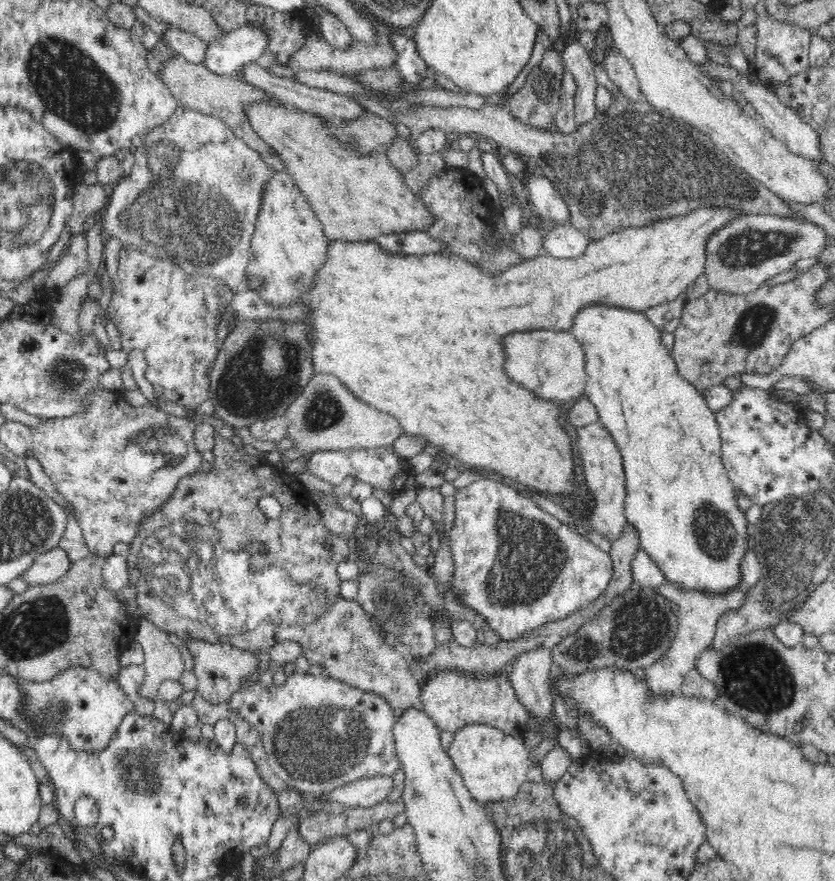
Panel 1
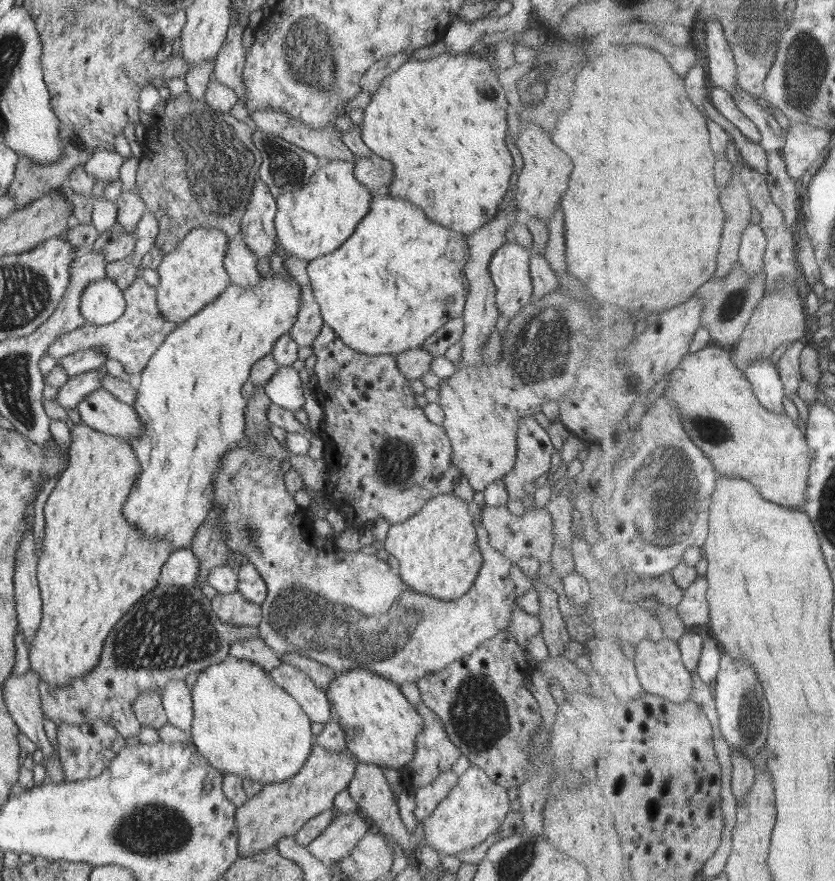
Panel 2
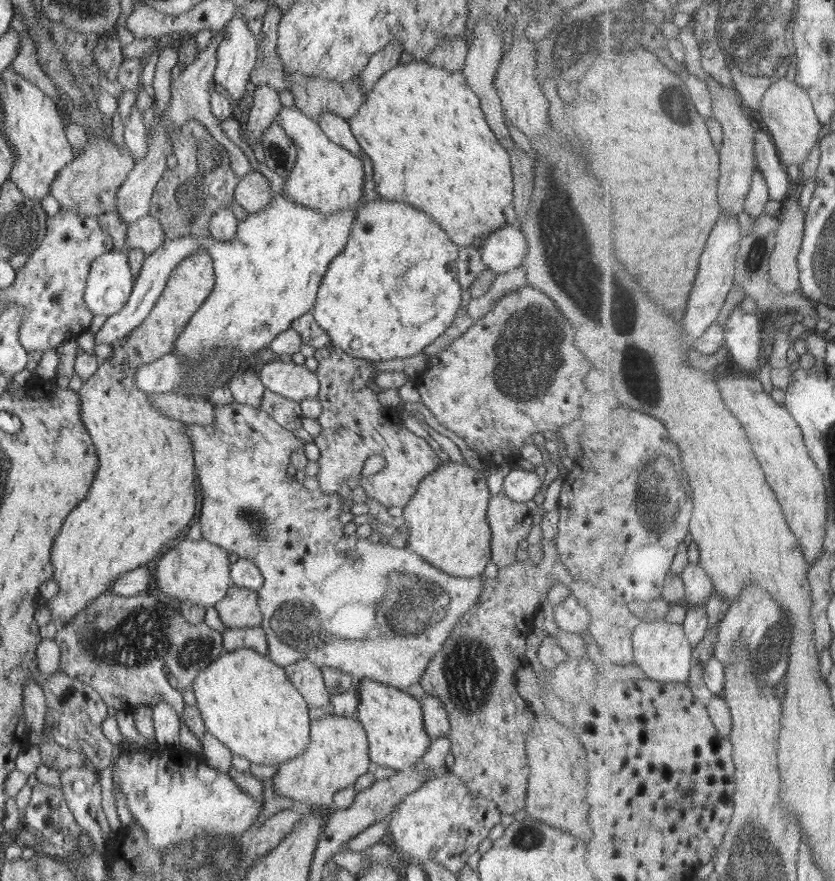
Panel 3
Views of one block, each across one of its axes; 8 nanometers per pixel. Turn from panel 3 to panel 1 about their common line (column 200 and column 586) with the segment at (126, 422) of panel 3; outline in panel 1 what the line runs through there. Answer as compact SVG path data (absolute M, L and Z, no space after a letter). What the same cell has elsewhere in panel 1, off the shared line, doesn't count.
M707 207L696 209L684 216L672 216L672 218L661 219L660 222L650 223L648 226L628 227L626 230L614 231L612 234L602 236L600 239L591 240L586 250L576 258L559 259L550 255L540 253L533 259L522 260L520 263L512 265L509 269L502 272L499 276L486 273L485 270L475 269L472 263L464 257L452 254L394 254L384 250L376 241L342 241L329 240L328 250L324 264L320 270L312 274L312 286L296 298L294 305L300 305L302 309L310 310L306 318L302 318L300 323L308 322L312 332L312 376L319 374L330 374L338 377L342 385L352 392L356 398L364 402L379 412L390 414L397 418L404 433L416 435L426 439L428 446L442 448L448 452L454 460L466 464L468 468L478 468L480 470L495 471L502 475L505 481L514 485L540 492L541 494L568 494L572 498L574 494L574 450L570 446L570 436L568 432L560 426L561 404L555 404L537 398L535 394L529 393L524 387L516 384L504 374L504 350L500 346L500 338L504 334L510 334L514 330L562 330L568 331L572 326L572 318L580 308L584 308L590 302L603 302L610 306L619 306L626 310L638 310L645 312L649 308L658 306L663 302L670 302L678 298L692 282L699 276L705 274L706 249L705 246L712 235L724 230L732 222L738 222L746 214L739 208L734 207Z

